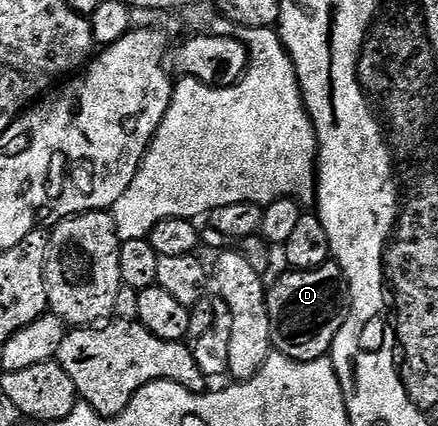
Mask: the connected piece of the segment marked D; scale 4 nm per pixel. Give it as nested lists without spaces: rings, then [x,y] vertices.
[[[333,261],[311,271],[290,269],[285,273],[287,275],[280,276],[274,284],[271,282],[266,292],[272,325],[270,342],[273,350],[284,357],[301,363],[316,361],[329,352],[350,309],[350,287],[346,284],[346,275]]]

